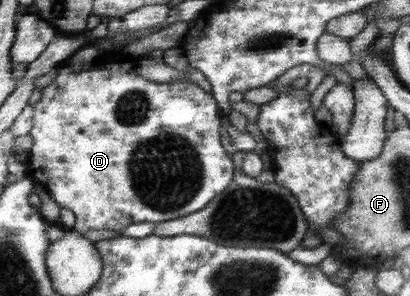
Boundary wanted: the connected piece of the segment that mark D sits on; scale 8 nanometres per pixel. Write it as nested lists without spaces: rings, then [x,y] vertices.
[[[120,52],[113,56],[101,56],[94,65],[87,70],[71,70],[69,62],[63,62],[57,70],[56,79],[51,85],[42,89],[43,94],[33,108],[33,127],[29,135],[33,137],[33,148],[30,150],[30,159],[27,166],[28,175],[49,191],[49,195],[59,208],[67,208],[73,211],[76,222],[73,231],[79,234],[89,229],[111,229],[120,231],[128,225],[149,222],[151,225],[159,225],[161,222],[185,217],[190,213],[198,212],[206,208],[219,193],[226,192],[233,179],[233,163],[231,157],[225,153],[221,145],[221,111],[217,107],[216,99],[213,99],[202,87],[197,87],[193,82],[182,79],[171,83],[155,83],[141,77],[136,72],[137,58],[128,53]]]

